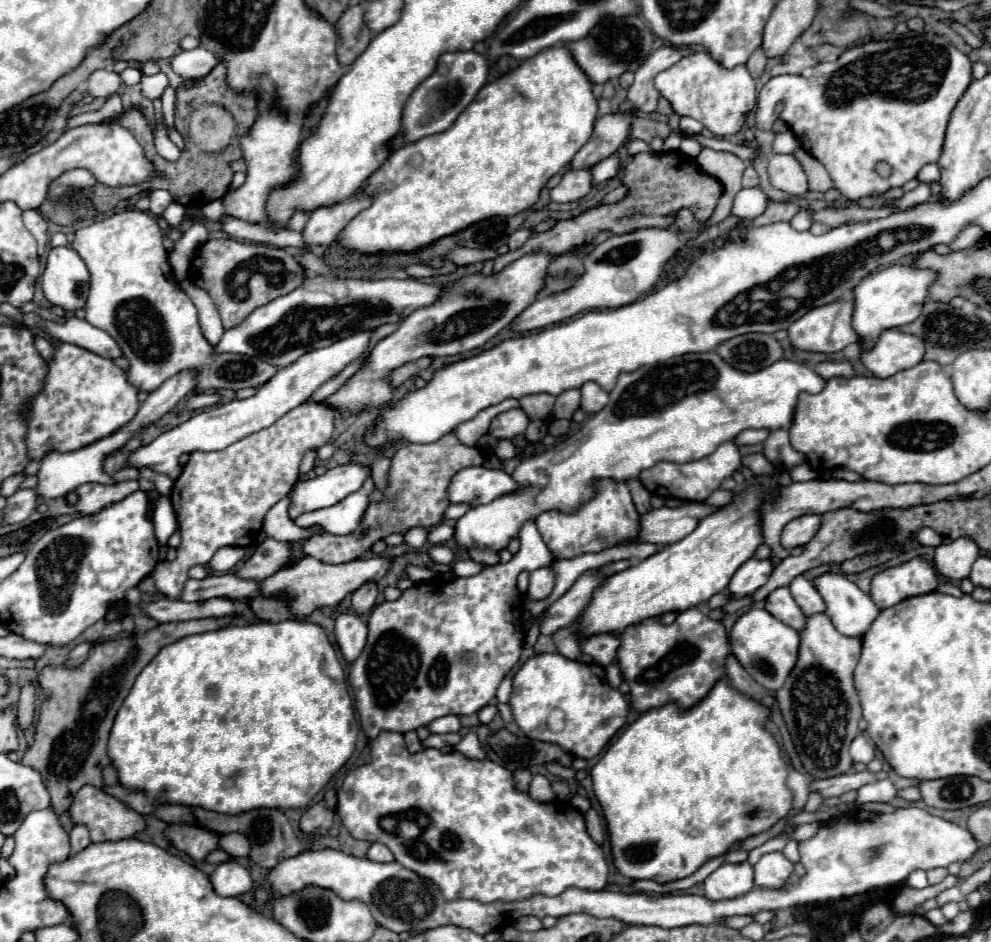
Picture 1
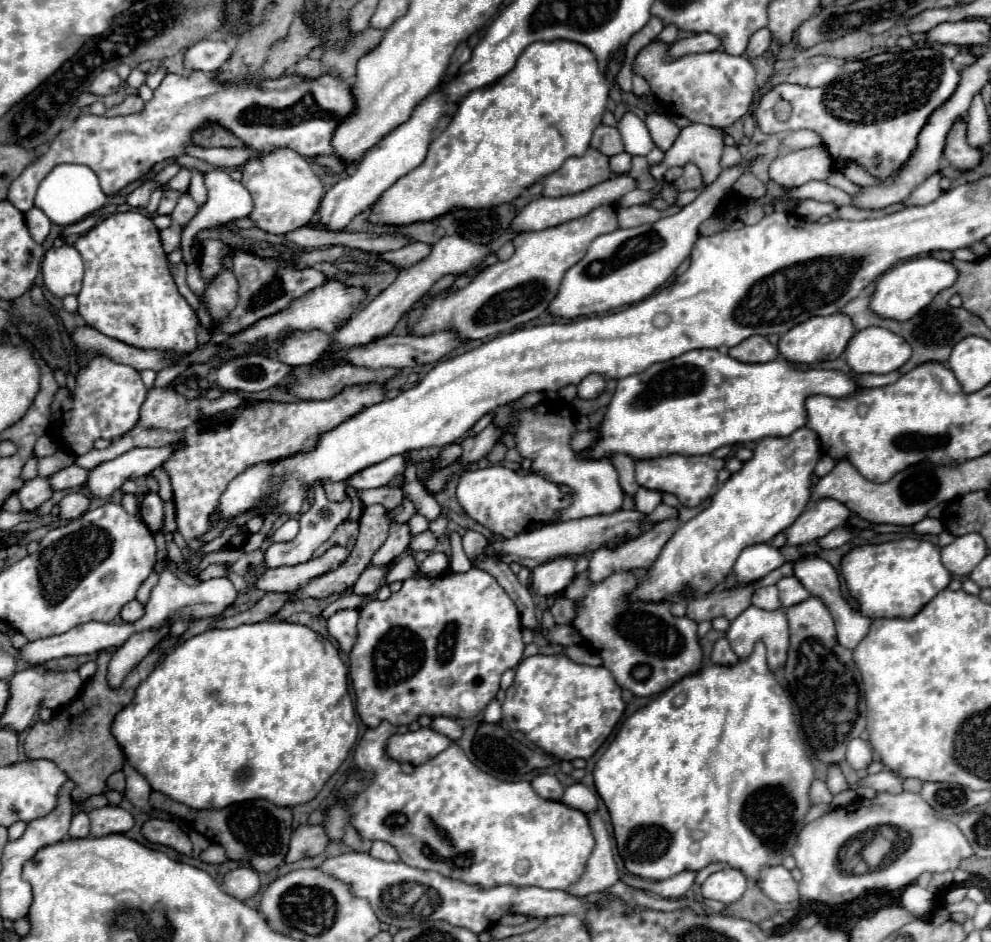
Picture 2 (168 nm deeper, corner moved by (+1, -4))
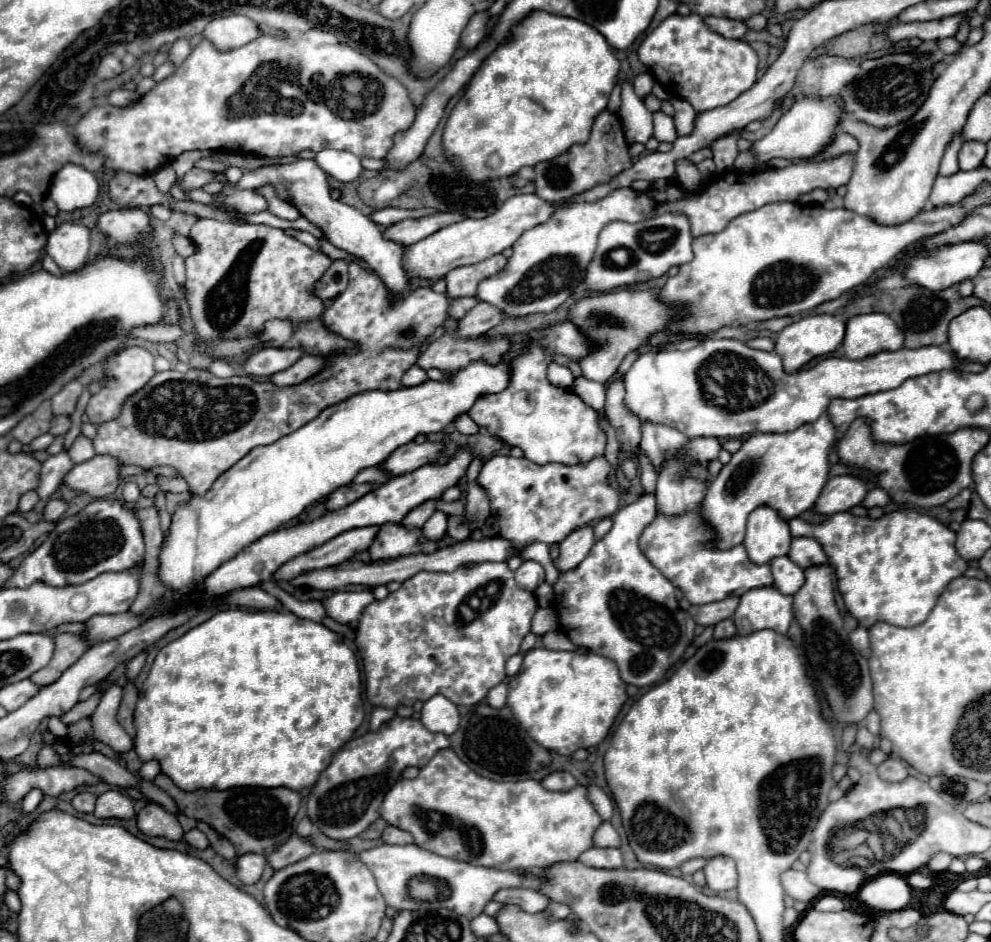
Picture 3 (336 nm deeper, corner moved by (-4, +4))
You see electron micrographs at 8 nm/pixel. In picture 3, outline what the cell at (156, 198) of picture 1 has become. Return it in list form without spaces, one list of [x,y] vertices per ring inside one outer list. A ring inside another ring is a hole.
[[[191,169],[183,177],[183,181],[179,181],[179,185],[181,185],[181,189],[197,189],[197,187],[203,187],[211,181],[215,181],[215,173],[203,171],[203,169]]]

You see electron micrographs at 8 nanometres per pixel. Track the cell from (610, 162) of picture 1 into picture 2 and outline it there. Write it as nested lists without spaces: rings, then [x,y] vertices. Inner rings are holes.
[[[618,153],[610,157],[610,171],[616,175],[624,175],[630,171],[630,155],[628,153]]]

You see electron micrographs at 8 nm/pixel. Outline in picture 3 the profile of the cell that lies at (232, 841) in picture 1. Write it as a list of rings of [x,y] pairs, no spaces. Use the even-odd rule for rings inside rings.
[[[191,829],[191,831],[187,831],[185,837],[183,837],[183,841],[189,843],[191,847],[197,847],[197,849],[205,849],[205,847],[209,847],[209,841],[207,841],[205,833],[201,833],[199,829]]]

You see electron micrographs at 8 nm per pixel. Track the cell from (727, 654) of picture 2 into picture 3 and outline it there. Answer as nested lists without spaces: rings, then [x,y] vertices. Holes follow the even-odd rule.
[[[723,619],[723,621],[719,621],[717,625],[715,625],[715,639],[727,639],[727,637],[731,637],[731,635],[735,635],[737,633],[737,629],[735,629],[735,625],[733,625],[733,619]]]

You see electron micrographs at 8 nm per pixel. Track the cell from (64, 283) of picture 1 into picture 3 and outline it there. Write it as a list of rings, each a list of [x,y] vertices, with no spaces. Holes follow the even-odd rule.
[[[61,223],[47,239],[45,253],[63,271],[75,271],[85,265],[89,255],[89,229],[79,223]]]

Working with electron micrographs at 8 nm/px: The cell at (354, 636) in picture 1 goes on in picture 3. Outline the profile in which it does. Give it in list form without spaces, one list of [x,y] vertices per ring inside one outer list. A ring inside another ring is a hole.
[[[337,591],[337,593],[321,599],[321,603],[331,619],[335,619],[337,623],[349,625],[353,629],[357,627],[359,615],[363,613],[363,609],[367,605],[371,605],[373,601],[375,601],[375,597],[371,591]]]

